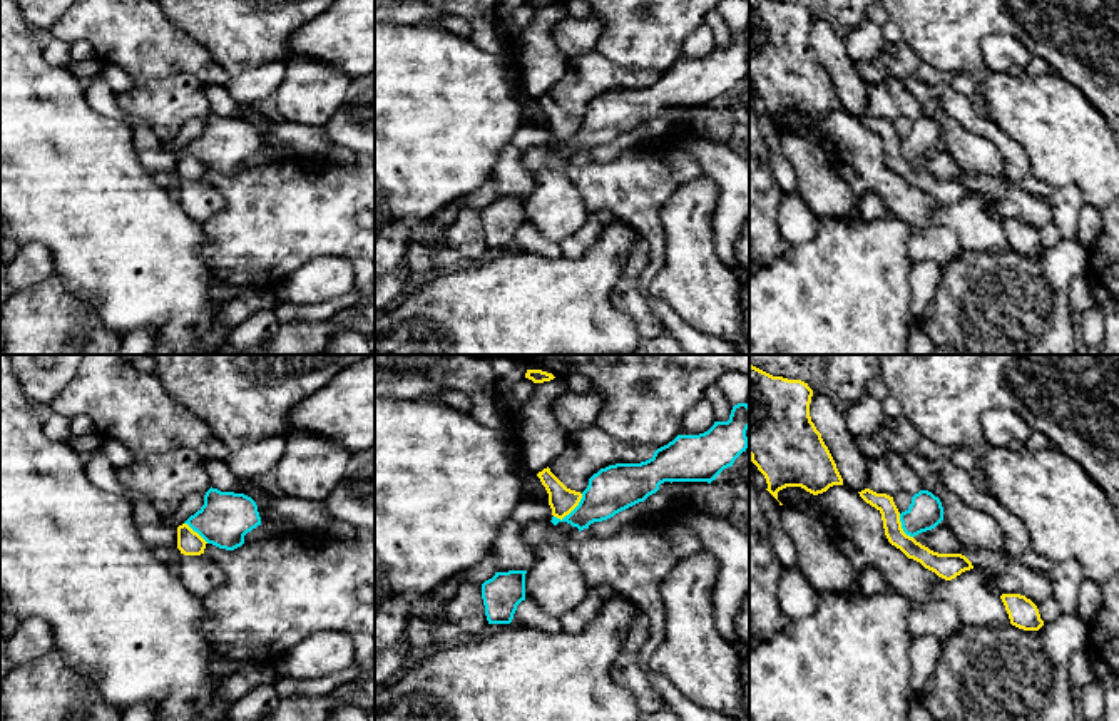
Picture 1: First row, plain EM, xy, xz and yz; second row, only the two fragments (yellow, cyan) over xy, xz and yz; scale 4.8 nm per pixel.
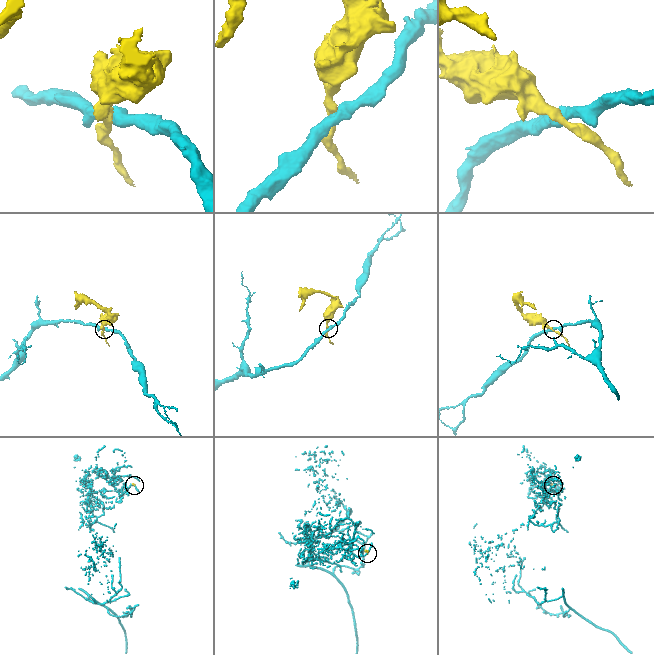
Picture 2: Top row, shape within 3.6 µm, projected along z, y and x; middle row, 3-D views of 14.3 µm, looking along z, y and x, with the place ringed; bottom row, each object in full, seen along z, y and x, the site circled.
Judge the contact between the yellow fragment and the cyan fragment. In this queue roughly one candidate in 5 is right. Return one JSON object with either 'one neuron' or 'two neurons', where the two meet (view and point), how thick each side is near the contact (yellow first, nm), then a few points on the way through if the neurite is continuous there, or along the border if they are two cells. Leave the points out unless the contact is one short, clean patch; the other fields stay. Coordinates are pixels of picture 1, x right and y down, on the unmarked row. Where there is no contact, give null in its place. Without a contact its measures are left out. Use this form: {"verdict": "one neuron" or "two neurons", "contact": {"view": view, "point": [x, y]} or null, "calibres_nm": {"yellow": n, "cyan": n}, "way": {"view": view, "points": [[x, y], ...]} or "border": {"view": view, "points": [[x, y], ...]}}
{"verdict": "two neurons", "contact": {"view": "xz", "point": [571, 136]}, "calibres_nm": {"yellow": 140, "cyan": 220}, "border": {"view": "xz", "points": [[582, 119], [581, 126], [567, 139], [561, 144], [554, 143]]}}

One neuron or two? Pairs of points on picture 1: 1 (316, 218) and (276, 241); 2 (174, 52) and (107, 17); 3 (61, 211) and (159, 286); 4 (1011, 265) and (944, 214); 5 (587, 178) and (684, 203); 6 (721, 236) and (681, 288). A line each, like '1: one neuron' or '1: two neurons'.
1: one neuron
2: one neuron
3: one neuron
4: two neurons
5: two neurons
6: two neurons

